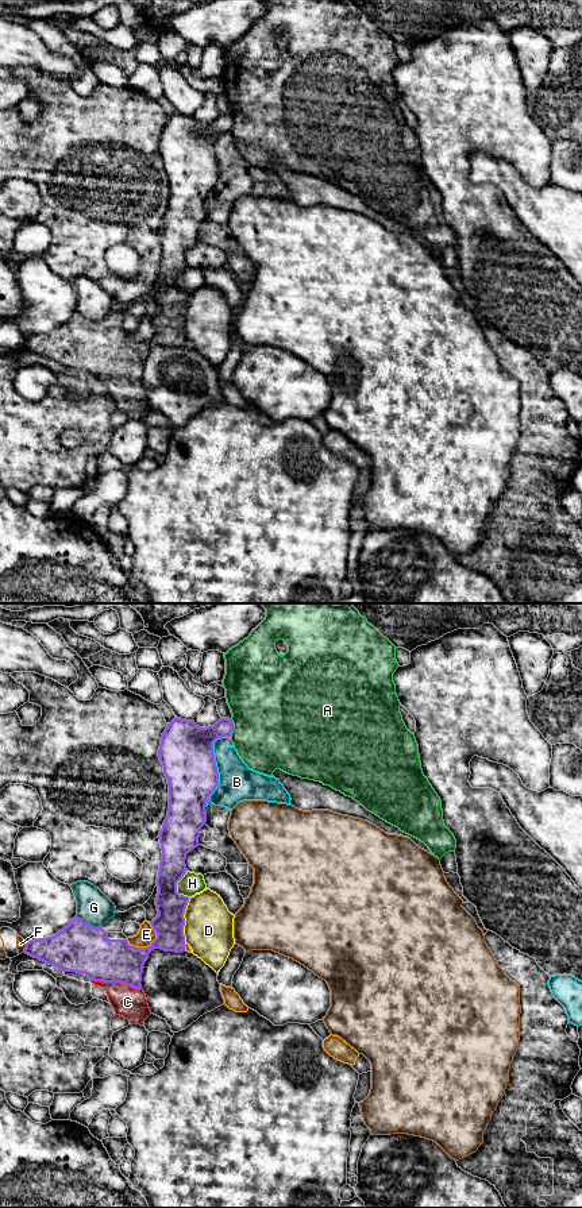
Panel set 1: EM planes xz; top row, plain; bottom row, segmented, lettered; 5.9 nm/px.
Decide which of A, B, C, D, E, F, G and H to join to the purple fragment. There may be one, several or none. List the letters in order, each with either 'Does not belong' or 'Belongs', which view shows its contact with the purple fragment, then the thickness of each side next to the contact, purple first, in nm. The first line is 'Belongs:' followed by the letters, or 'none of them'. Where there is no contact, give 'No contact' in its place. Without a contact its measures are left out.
Belongs: C
A: Does not belong. Touches purple in xz. Thickness 220 nm (purple) against 500 nm
B: Does not belong. Touches purple in xz. Thickness 320 nm (purple) against 220 nm
C: Belongs. Touches purple in xz. Thickness 280 nm (purple) against 190 nm
D: Does not belong. Touches purple in xz. Thickness 180 nm (purple) against 300 nm
E: Does not belong. Touches purple in xz. Thickness 260 nm (purple) against 100 nm
F: Does not belong. Touches purple in xz. Thickness 240 nm (purple) against 60 nm
G: Does not belong. Touches purple in xz. Thickness 300 nm (purple) against 190 nm
H: Does not belong. Touches purple in xz. Thickness 180 nm (purple) against 130 nm

